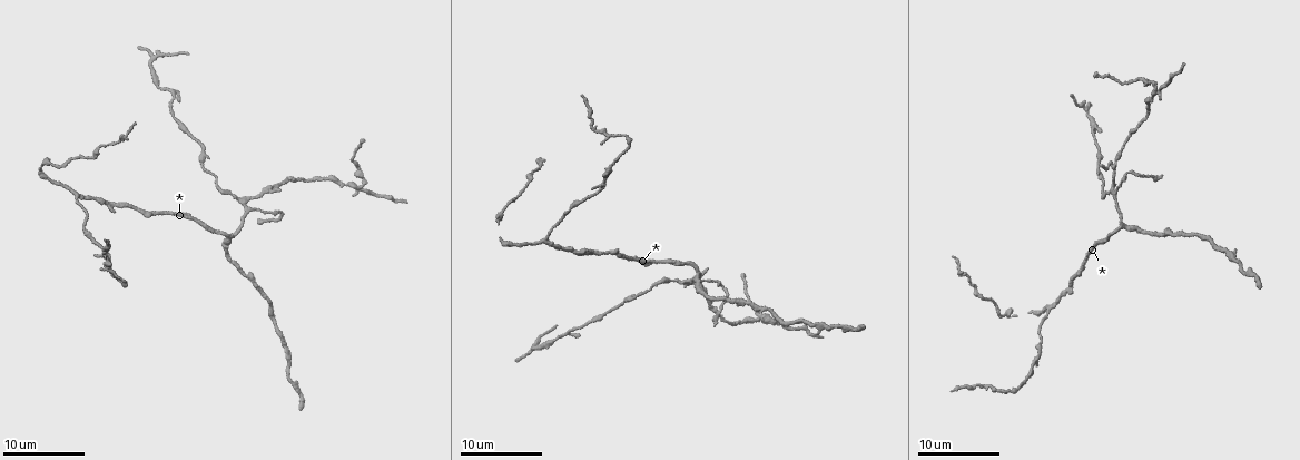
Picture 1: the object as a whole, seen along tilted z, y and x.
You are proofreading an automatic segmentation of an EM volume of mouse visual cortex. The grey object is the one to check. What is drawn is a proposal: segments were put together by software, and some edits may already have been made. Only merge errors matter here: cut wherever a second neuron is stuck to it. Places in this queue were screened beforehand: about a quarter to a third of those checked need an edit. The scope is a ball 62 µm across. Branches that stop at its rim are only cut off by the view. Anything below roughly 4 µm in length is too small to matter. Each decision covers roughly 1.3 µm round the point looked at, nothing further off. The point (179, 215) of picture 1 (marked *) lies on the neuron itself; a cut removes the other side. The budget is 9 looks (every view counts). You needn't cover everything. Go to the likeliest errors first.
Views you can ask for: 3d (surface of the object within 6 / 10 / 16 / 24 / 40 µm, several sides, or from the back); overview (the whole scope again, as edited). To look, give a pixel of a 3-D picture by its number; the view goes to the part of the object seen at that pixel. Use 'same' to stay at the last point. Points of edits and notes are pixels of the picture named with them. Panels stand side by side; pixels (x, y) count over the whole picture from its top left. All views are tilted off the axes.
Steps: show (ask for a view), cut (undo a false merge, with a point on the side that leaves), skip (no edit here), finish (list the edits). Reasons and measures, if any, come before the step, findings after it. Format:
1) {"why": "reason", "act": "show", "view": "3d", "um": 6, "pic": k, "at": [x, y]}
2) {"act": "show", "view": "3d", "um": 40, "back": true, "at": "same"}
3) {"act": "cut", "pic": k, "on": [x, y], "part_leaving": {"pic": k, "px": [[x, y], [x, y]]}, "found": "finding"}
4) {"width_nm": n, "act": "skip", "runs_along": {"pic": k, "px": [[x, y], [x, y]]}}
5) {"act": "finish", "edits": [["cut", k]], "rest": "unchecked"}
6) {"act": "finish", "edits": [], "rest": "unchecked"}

{"why": "a fork", "act": "show", "view": "3d", "um": 6, "pic": 1, "at": [1111, 189]}

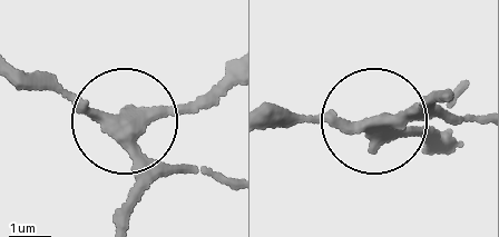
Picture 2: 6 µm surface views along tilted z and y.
{"act": "show", "view": "3d", "um": 6, "back": true, "pic": 2, "at": [111, 117]}

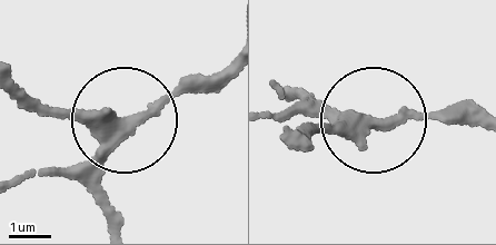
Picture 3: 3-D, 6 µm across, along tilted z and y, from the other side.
{"width_nm": 300, "act": "cut", "pic": 3, "on": [208, 79], "part_leaving": {"pic": 3, "px": [[409, 114], [473, 111]]}, "found": "a second neuron is stuck on"}

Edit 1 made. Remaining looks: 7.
{"why": "see it whole again", "act": "show", "view": "overview"}

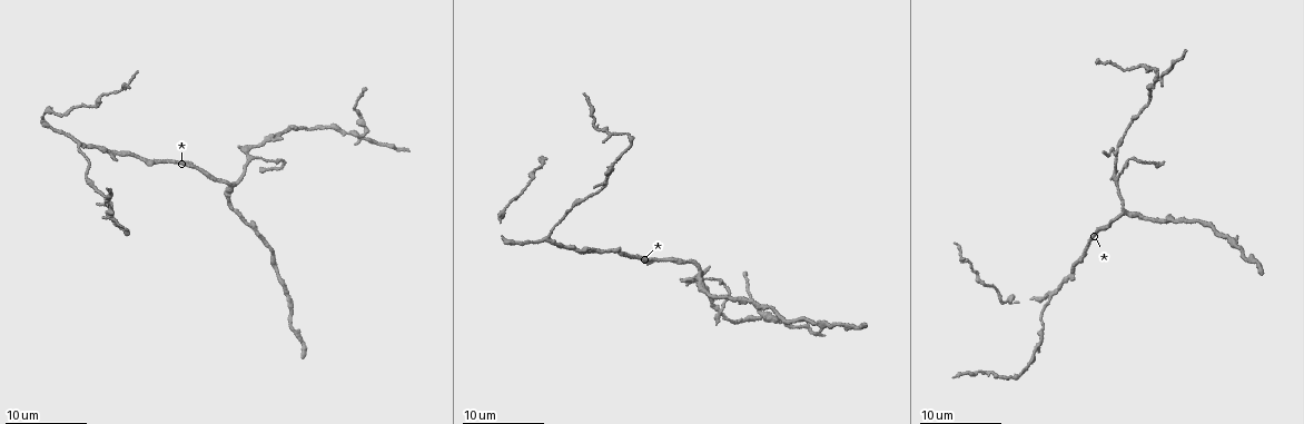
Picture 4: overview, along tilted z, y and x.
{"act": "show", "view": "3d", "um": 10, "pic": 4, "at": [363, 134]}

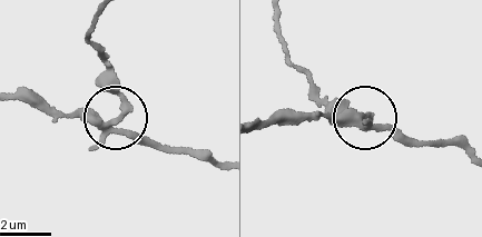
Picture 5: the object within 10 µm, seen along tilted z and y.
{"act": "cut", "pic": 5, "on": [102, 85], "part_leaving": {"pic": 5, "px": [[110, 121], [119, 94], [106, 52], [88, 32], [99, 12]]}, "found": "a second neuron is stuck on"}

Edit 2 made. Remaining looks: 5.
{"why": "see it whole again", "act": "show", "view": "overview"}

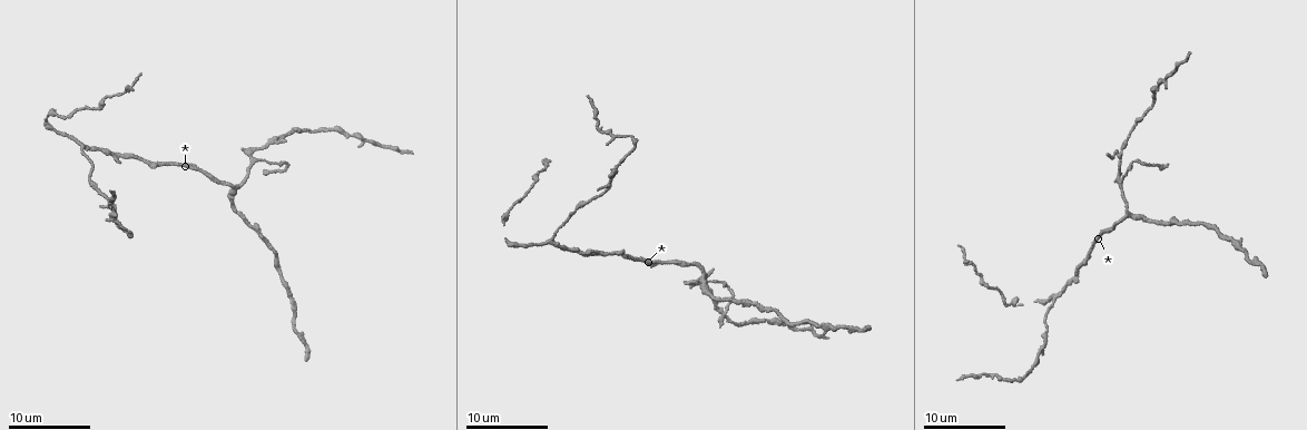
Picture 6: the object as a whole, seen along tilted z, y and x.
{"why": "three-way junction", "act": "show", "view": "3d", "um": 10, "pic": 6, "at": [704, 279]}

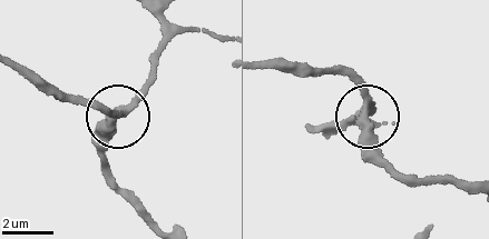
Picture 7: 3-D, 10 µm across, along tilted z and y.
{"width_nm": 310, "act": "skip", "runs_along": {"pic": 7, "px": [[264, 70], [352, 80], [364, 113], [365, 152], [377, 168]]}, "found": "one neuron here"}

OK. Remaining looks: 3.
{"act": "show", "view": "3d", "um": 6, "pic": 6, "at": [1056, 296]}

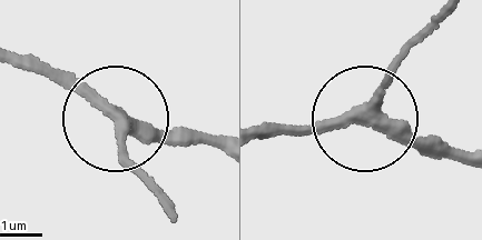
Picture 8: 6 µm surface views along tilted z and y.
{"width_nm": 260, "act": "skip", "runs_along": {"pic": 8, "px": [[469, 156], [350, 118], [261, 136]]}, "found": "continuous, no second neuron"}

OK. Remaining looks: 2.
{"why": "a narrow waist", "act": "show", "view": "3d", "um": 10, "pic": 6, "at": [120, 155]}

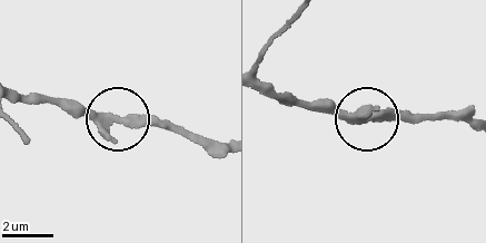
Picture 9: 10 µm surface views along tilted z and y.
{"act": "show", "view": "3d", "um": 6, "pic": 9, "at": [115, 120]}

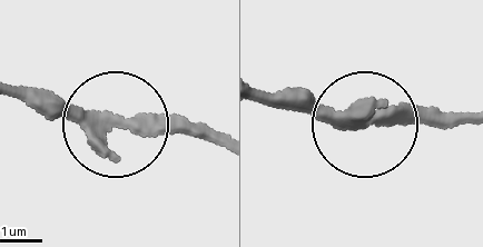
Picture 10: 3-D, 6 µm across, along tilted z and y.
{"arms": 3, "act": "skip", "runs_along": {"pic": 10, "px": [[215, 139], [25, 96]]}, "found": "all the same neuron"}

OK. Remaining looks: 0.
{"act": "finish", "edits": [["cut", 3], ["cut", 5]], "rest": "unchecked"}

